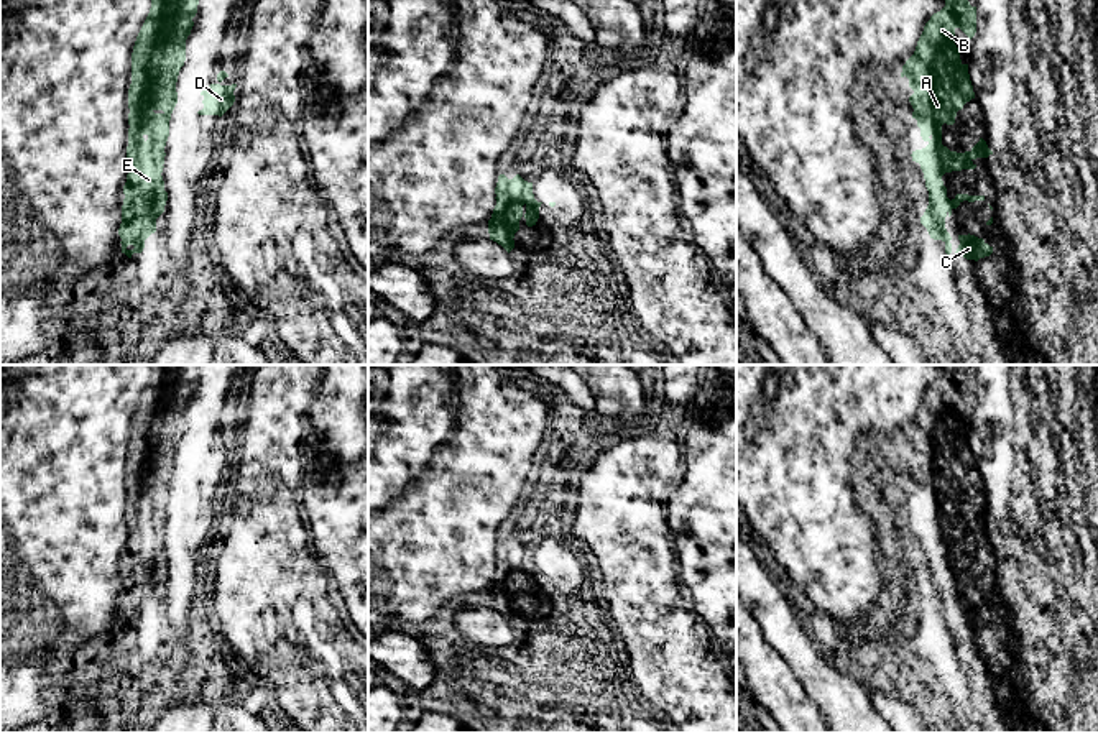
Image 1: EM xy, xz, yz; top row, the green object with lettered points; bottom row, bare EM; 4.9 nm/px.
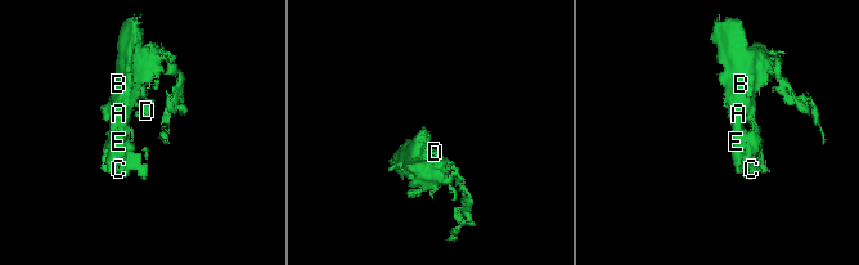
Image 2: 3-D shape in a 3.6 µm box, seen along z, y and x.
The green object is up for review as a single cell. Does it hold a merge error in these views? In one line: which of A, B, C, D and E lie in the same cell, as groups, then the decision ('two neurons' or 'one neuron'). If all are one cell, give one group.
groups A B C D E; one neuron

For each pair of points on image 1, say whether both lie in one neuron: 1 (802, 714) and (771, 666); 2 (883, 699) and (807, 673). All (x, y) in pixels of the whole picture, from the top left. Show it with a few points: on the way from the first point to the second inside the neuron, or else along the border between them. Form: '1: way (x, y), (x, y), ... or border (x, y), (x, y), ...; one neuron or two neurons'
1: way (793, 702), (771, 677); one neuron
2: border (865, 691), (871, 705), (881, 715); two neurons

